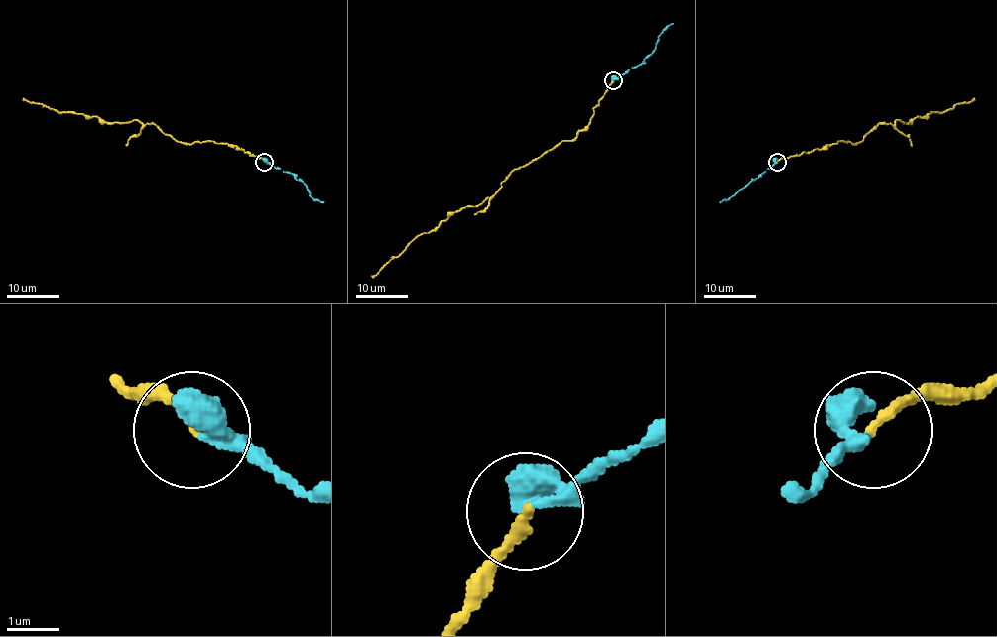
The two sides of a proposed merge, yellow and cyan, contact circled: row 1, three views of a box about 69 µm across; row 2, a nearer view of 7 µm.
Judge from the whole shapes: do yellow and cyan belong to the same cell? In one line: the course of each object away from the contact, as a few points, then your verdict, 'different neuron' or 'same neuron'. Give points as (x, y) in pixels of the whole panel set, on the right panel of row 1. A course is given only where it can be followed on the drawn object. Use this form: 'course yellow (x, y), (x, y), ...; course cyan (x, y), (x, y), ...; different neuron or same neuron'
course yellow (777, 161), (840, 140), (858, 143), (879, 123), (908, 123), (973, 98); course cyan (777, 163), (719, 202); same neuron

